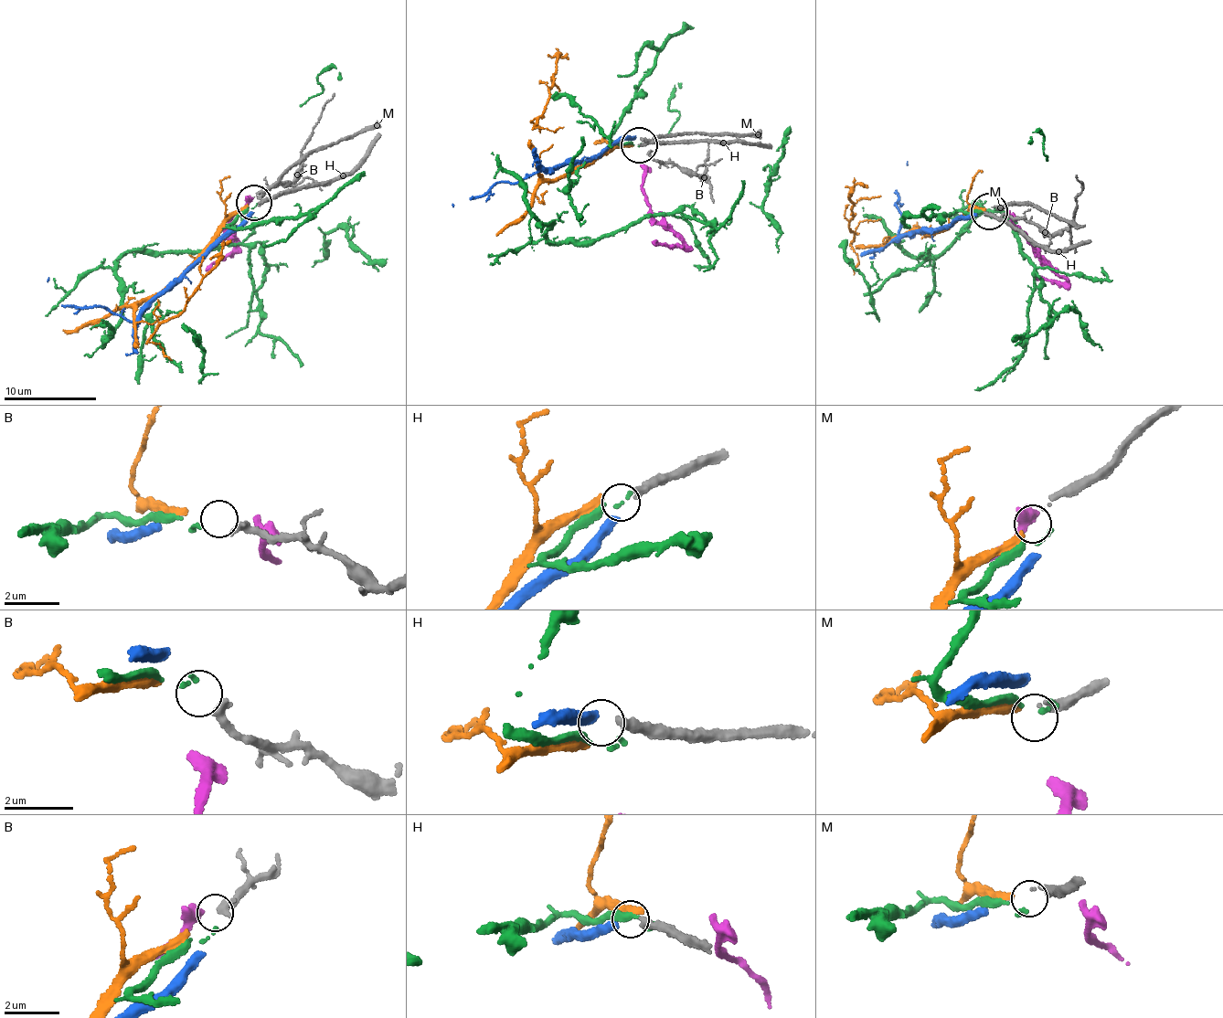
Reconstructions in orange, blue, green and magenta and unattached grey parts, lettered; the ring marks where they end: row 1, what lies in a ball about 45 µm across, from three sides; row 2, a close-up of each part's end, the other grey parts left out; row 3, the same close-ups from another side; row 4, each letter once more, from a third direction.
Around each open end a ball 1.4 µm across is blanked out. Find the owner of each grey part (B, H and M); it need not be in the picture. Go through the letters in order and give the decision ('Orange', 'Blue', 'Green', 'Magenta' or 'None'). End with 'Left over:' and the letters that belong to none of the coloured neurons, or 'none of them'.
B: Green
H: Blue
M: Orange
Left over: none of them

